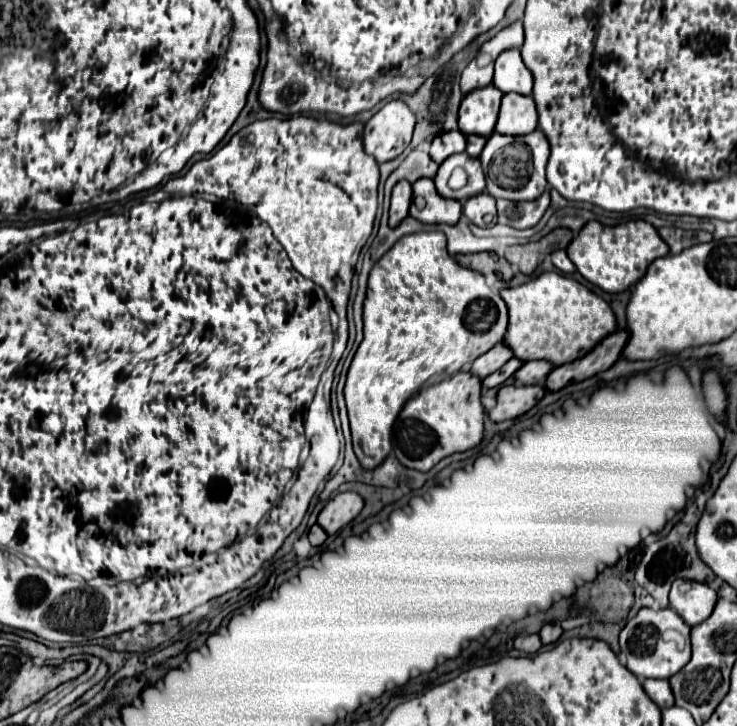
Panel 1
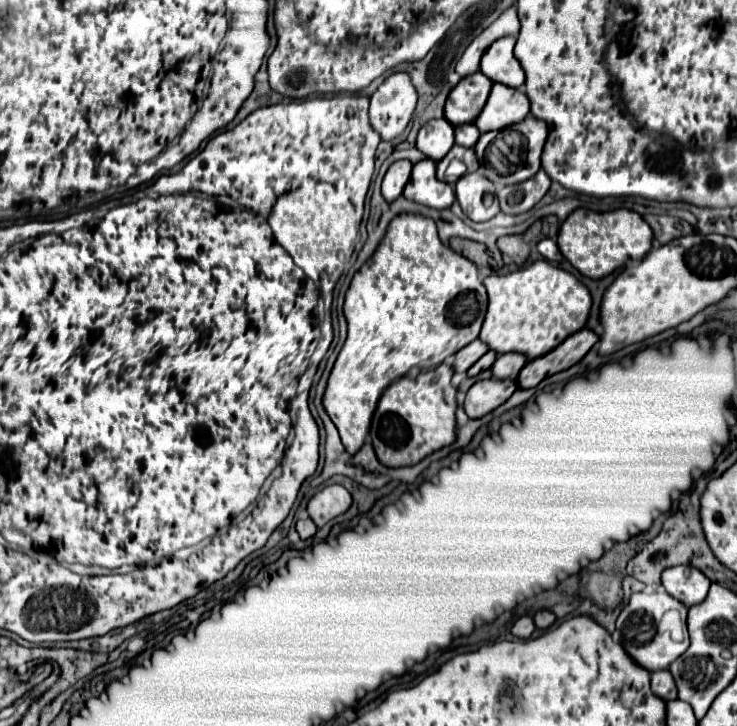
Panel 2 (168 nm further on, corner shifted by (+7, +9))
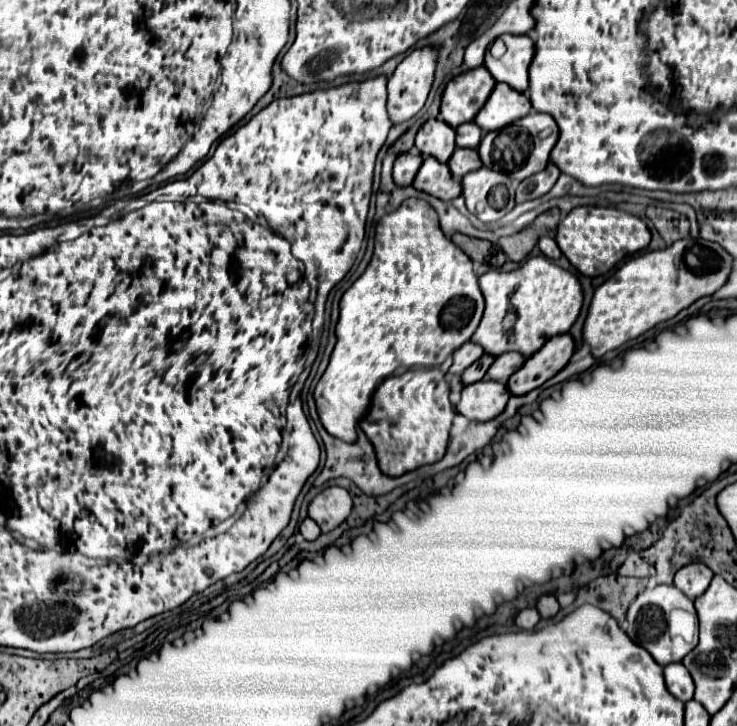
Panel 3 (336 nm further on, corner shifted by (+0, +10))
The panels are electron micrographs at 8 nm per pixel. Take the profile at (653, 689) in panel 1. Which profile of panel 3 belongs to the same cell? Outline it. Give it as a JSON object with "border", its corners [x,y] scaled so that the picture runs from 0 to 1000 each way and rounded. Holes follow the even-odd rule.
{"border":[[[910,913],[902,919],[902,941],[905,949],[913,955],[913,960],[919,960],[921,966],[932,968],[940,963],[943,944],[927,913]]]}

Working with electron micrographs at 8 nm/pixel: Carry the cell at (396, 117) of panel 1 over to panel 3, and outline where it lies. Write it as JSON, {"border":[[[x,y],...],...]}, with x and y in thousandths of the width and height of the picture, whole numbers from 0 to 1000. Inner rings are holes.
{"border":[[[571,65],[558,70],[533,98],[533,103],[528,106],[525,114],[525,125],[528,125],[528,139],[525,139],[525,153],[528,153],[528,164],[533,169],[547,169],[555,167],[579,139],[585,114],[588,114],[588,101],[590,101],[590,87],[593,87],[596,70],[588,65]]]}

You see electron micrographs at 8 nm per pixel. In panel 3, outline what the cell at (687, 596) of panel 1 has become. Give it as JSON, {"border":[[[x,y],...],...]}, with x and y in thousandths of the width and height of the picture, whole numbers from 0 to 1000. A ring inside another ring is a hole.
{"border":[[[935,775],[916,789],[916,809],[935,825],[946,825],[962,809],[967,787],[954,775]]]}

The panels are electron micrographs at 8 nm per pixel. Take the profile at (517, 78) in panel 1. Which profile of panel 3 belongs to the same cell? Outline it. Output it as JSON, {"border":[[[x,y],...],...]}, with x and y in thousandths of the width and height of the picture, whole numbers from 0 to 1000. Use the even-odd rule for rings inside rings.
{"border":[[[682,48],[680,51],[688,73],[680,81],[669,81],[666,73],[658,73],[658,92],[672,112],[693,117],[699,125],[715,125],[718,106],[715,95],[726,76],[726,56],[718,48]]]}

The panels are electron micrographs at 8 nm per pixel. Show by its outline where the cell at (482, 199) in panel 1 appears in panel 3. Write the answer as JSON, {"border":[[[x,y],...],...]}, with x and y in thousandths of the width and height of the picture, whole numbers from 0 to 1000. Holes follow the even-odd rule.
{"border":[[[661,230],[639,236],[628,244],[628,271],[634,288],[658,307],[680,302],[699,282],[699,260],[693,255],[693,247],[685,238],[674,238]],[[674,258],[680,258],[682,266],[680,282],[672,282],[666,271]]]}

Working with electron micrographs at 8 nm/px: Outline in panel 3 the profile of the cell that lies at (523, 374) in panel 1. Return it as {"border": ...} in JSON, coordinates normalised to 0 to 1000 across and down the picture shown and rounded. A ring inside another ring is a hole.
{"border":[[[680,486],[680,489],[672,492],[669,503],[664,506],[661,519],[669,522],[669,525],[682,525],[682,528],[688,528],[688,522],[691,522],[701,508],[710,506],[710,497],[712,497],[712,492],[710,492],[707,486]]]}

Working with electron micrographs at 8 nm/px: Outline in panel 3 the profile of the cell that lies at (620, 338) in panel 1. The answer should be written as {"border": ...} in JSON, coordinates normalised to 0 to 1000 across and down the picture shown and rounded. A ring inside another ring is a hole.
{"border":[[[772,459],[748,464],[737,475],[737,481],[731,481],[720,492],[715,492],[710,506],[699,517],[691,519],[688,536],[699,547],[704,547],[704,544],[712,544],[718,539],[734,533],[742,522],[756,517],[769,503],[769,497],[777,489],[777,478],[780,475],[777,475],[777,467]]]}

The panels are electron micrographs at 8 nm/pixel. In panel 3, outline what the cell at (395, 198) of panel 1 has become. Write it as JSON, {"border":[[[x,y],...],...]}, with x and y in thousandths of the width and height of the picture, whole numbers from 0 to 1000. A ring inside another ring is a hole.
{"border":[[[544,211],[536,219],[536,227],[533,227],[533,247],[539,249],[539,255],[558,255],[558,249],[563,247],[571,225],[574,225],[571,213]]]}

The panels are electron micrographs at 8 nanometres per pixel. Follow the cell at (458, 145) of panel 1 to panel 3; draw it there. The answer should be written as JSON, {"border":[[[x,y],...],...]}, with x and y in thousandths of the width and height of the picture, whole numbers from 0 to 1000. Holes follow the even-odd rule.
{"border":[[[582,164],[563,189],[563,202],[571,213],[585,213],[598,225],[607,225],[617,208],[617,178],[604,167]]]}

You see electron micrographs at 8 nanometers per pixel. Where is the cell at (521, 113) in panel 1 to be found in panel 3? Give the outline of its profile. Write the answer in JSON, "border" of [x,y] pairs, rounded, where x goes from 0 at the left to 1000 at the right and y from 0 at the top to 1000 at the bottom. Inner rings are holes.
{"border":[[[674,114],[655,150],[642,164],[655,180],[672,180],[688,175],[699,164],[710,164],[720,153],[718,136],[693,123],[688,114]]]}

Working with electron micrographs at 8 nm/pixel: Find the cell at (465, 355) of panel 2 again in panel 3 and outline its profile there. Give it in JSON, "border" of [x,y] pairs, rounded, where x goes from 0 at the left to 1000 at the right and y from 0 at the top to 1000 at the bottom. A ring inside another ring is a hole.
{"border":[[[642,470],[628,472],[628,475],[615,486],[615,503],[612,503],[609,514],[626,517],[626,514],[628,514],[636,503],[642,503],[655,486],[658,486],[655,478],[653,478],[653,475],[645,475]]]}

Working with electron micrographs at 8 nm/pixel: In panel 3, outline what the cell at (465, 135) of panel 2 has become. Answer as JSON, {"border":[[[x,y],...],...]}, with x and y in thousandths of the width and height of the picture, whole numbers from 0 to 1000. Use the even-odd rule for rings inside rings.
{"border":[[[628,169],[617,180],[620,180],[620,202],[642,202],[645,205],[655,189],[655,180],[645,169]]]}

